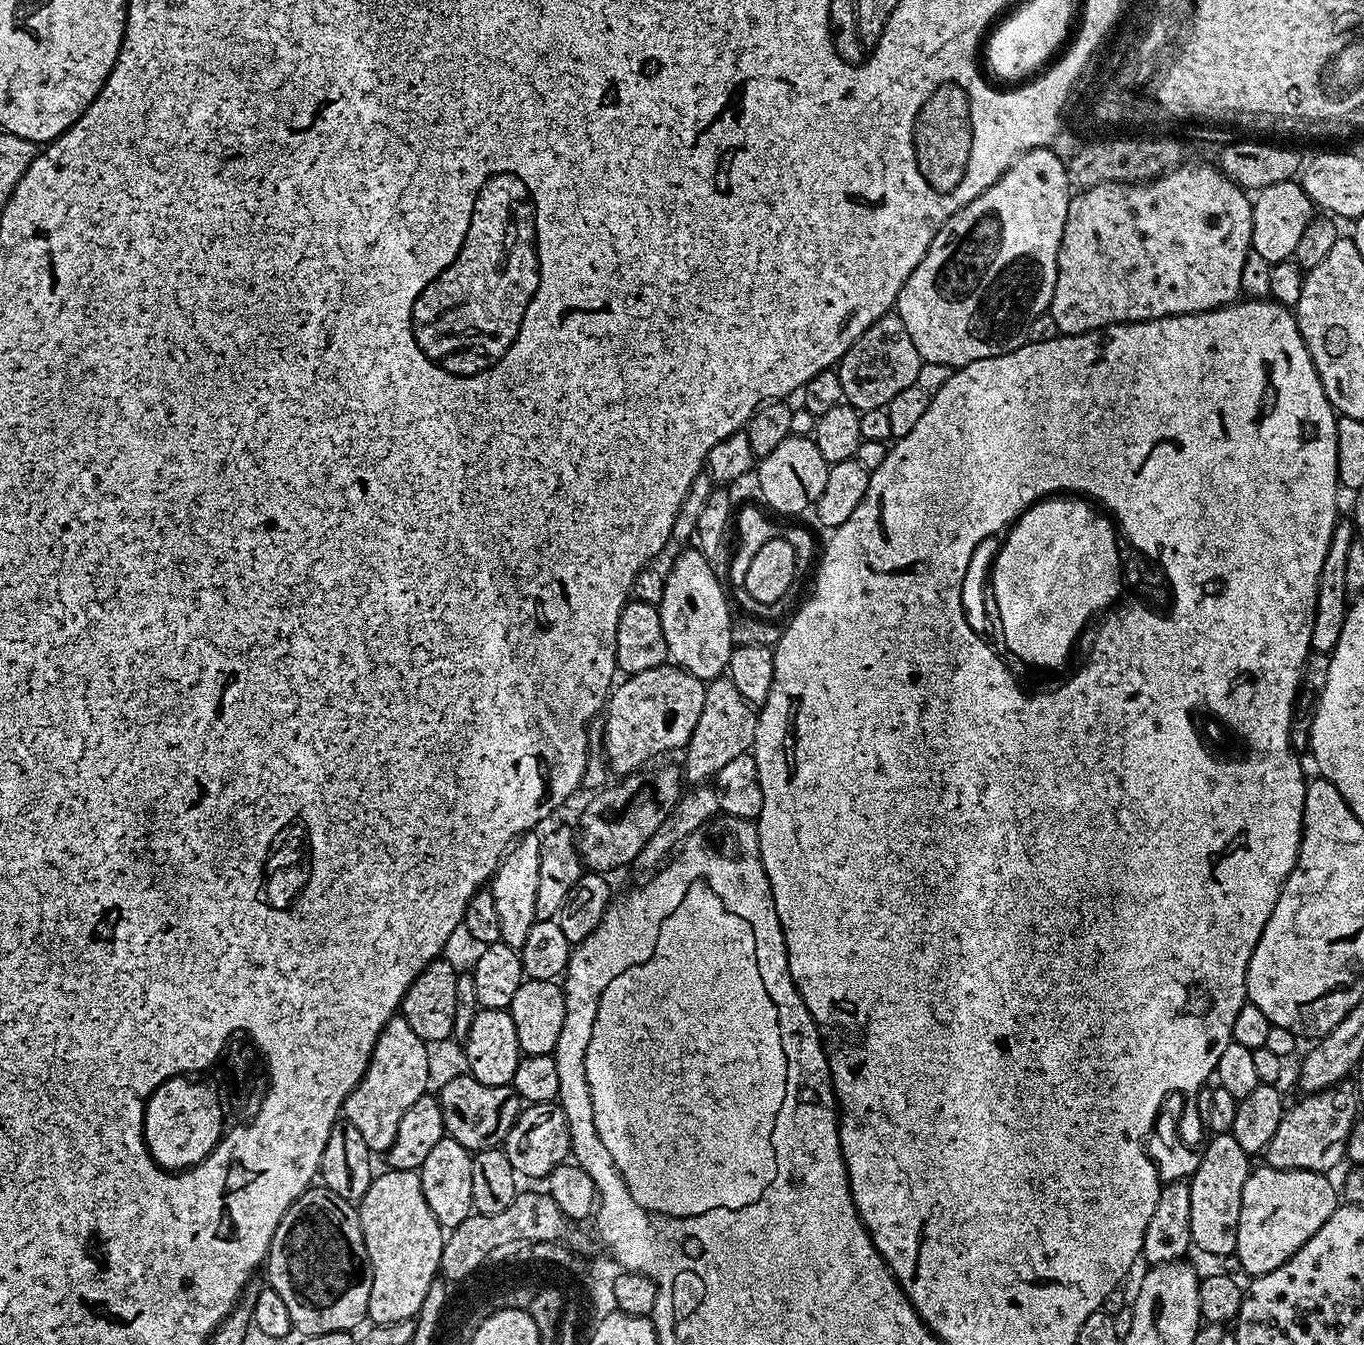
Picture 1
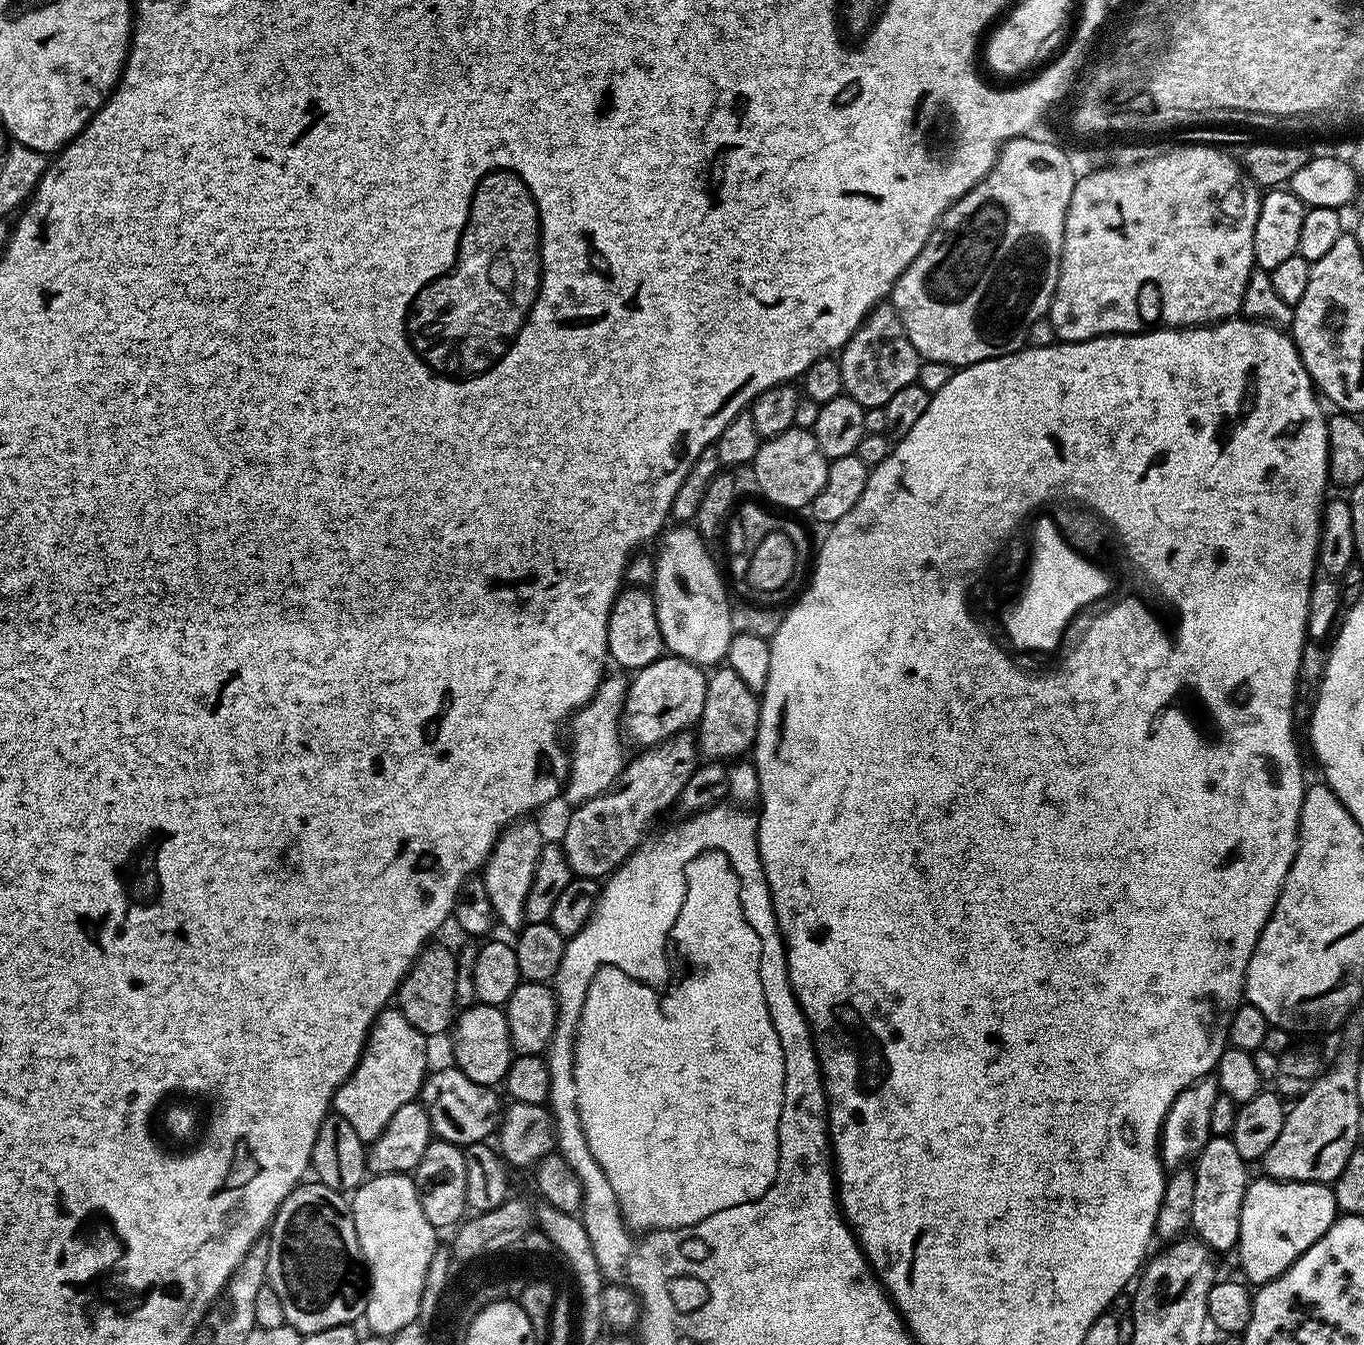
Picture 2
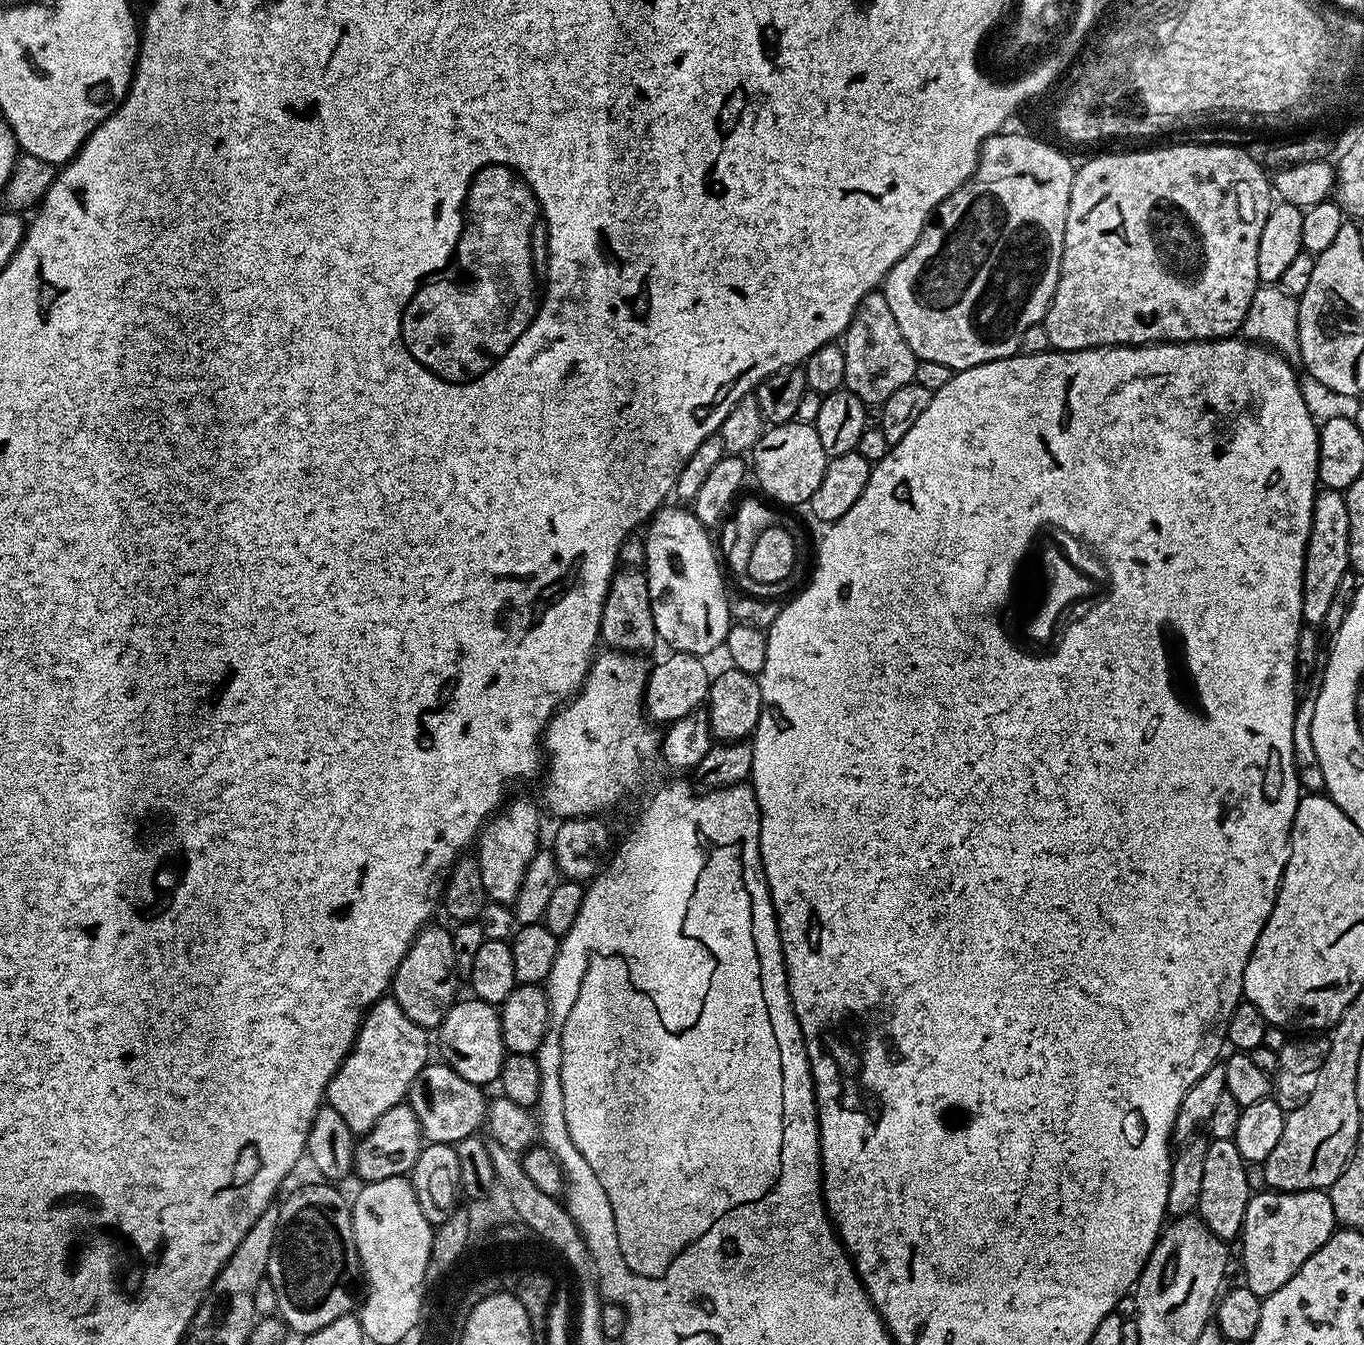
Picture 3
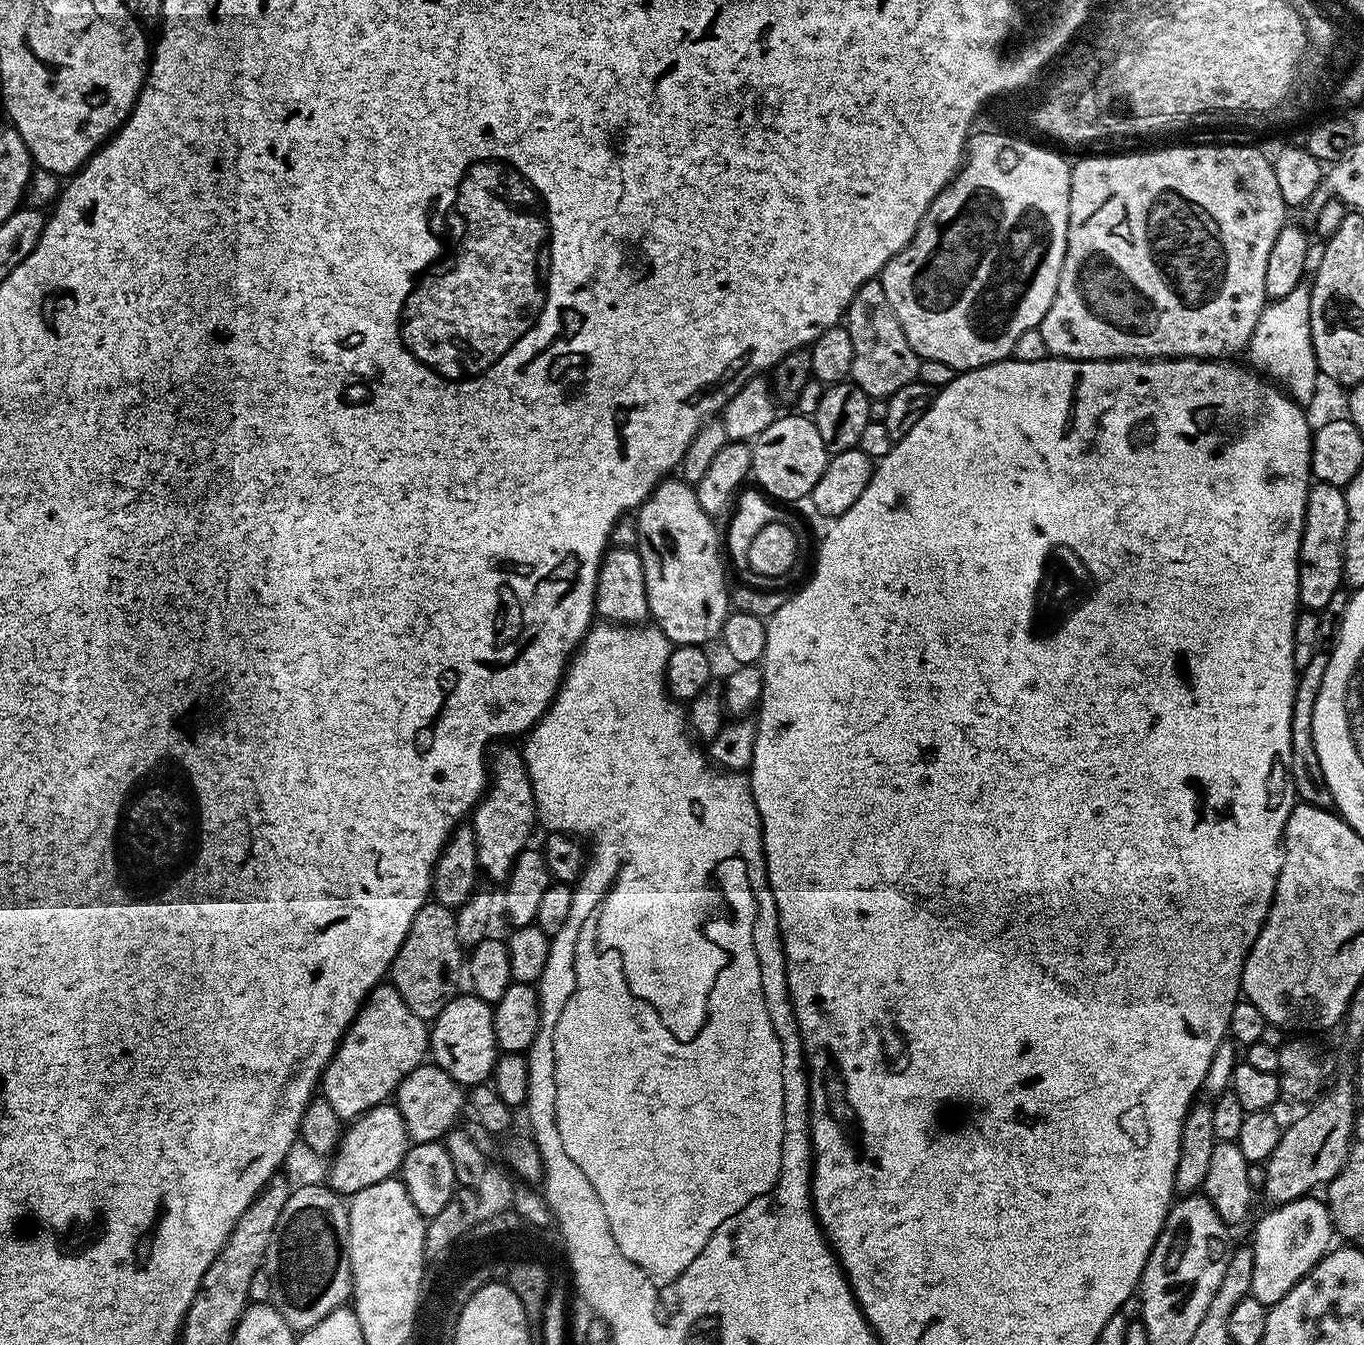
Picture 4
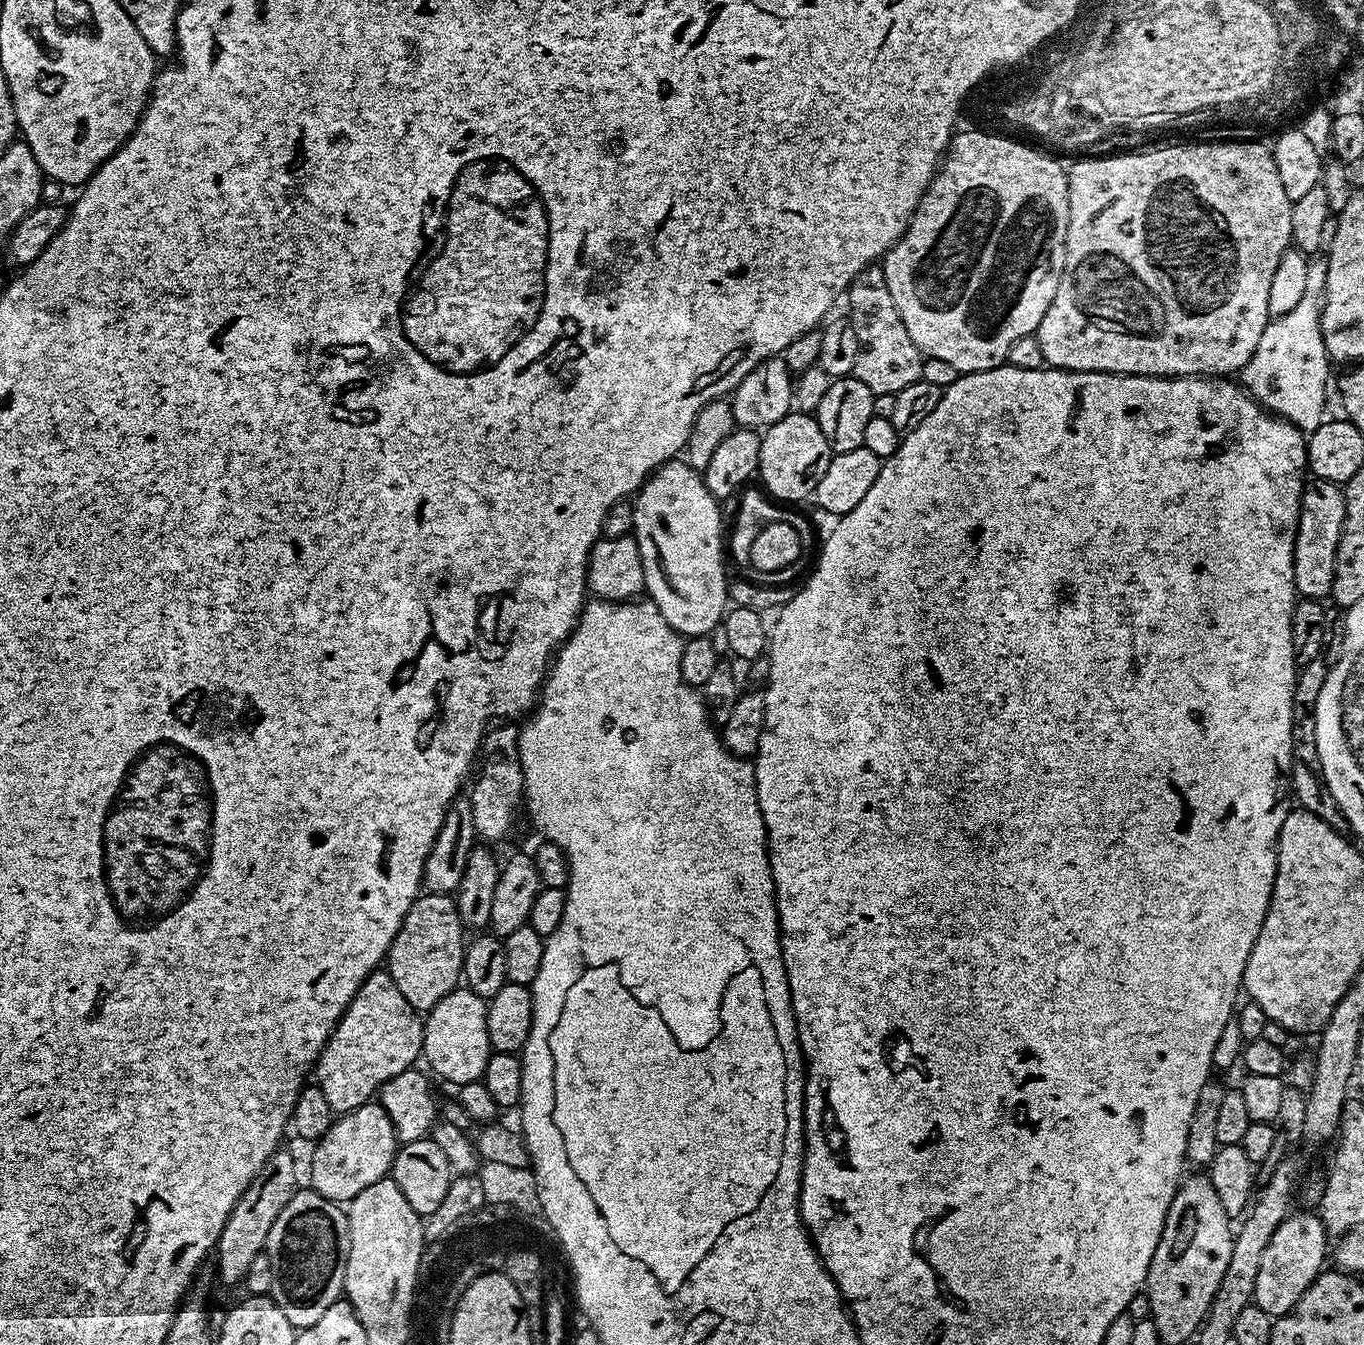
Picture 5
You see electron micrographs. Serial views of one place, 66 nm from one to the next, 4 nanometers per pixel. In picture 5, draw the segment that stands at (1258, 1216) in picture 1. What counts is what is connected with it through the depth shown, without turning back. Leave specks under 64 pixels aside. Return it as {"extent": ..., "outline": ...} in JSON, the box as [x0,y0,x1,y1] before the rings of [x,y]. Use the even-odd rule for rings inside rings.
{"extent":[1254,1212,1330,1318],"outline":[[[1308,1212],[1302,1213],[1301,1216],[1289,1215],[1288,1219],[1282,1221],[1274,1230],[1266,1251],[1262,1253],[1258,1282],[1254,1282],[1254,1303],[1273,1318],[1286,1315],[1320,1275],[1325,1267],[1324,1255],[1327,1252],[1329,1255],[1330,1240],[1319,1215],[1312,1213],[1311,1216]]]}

